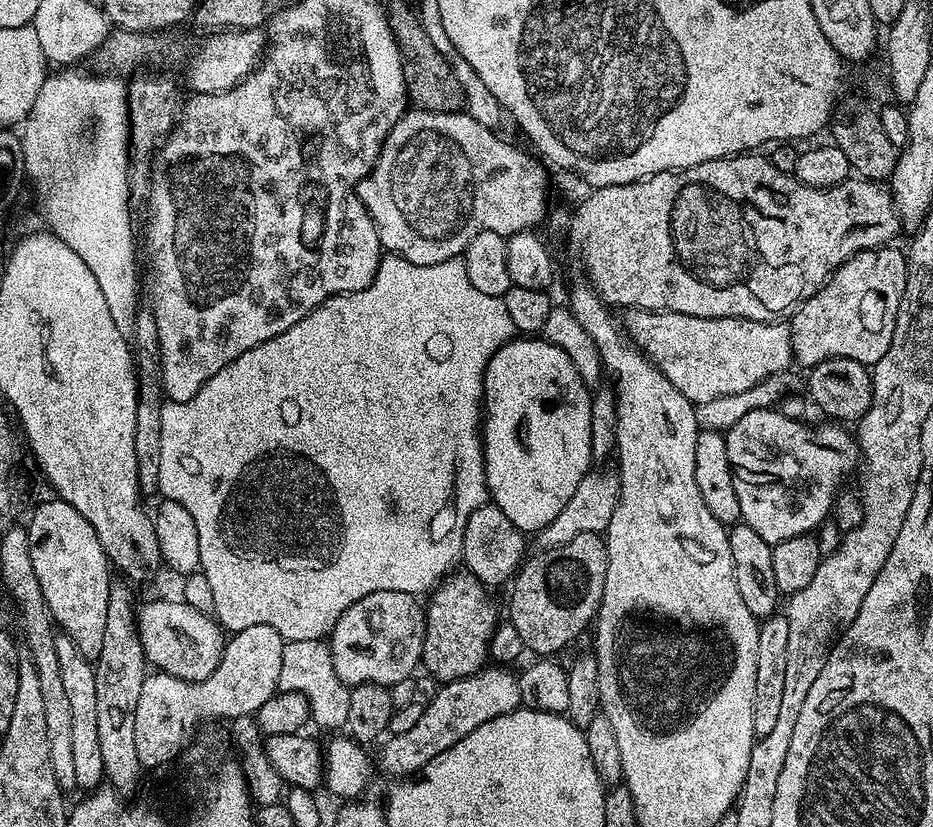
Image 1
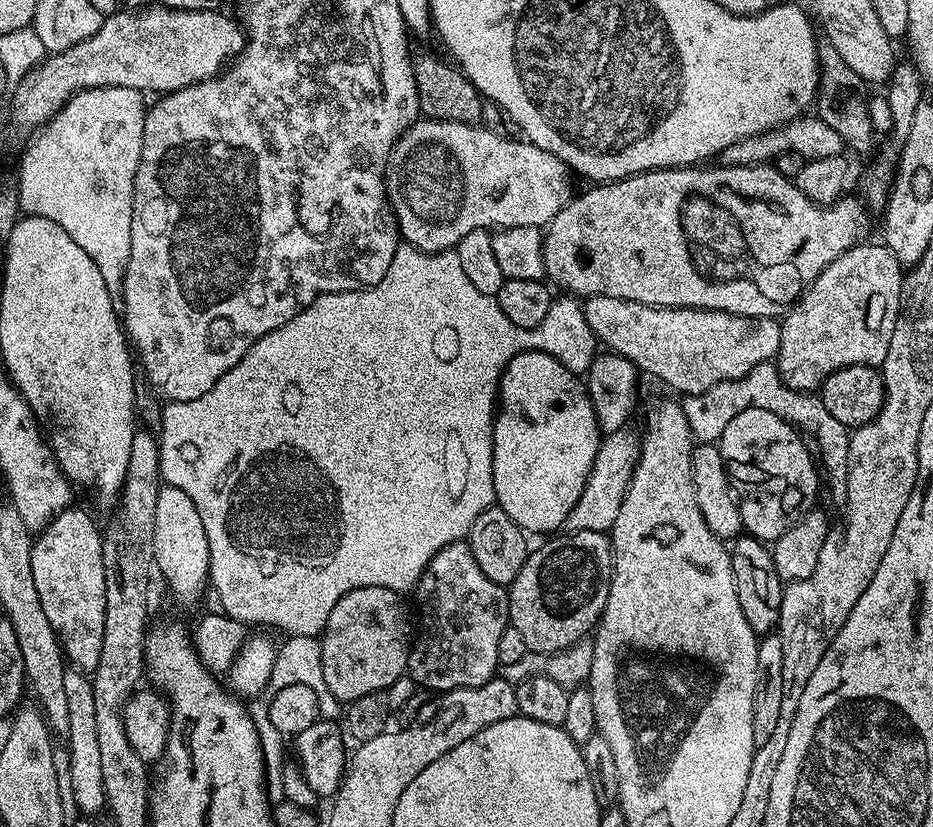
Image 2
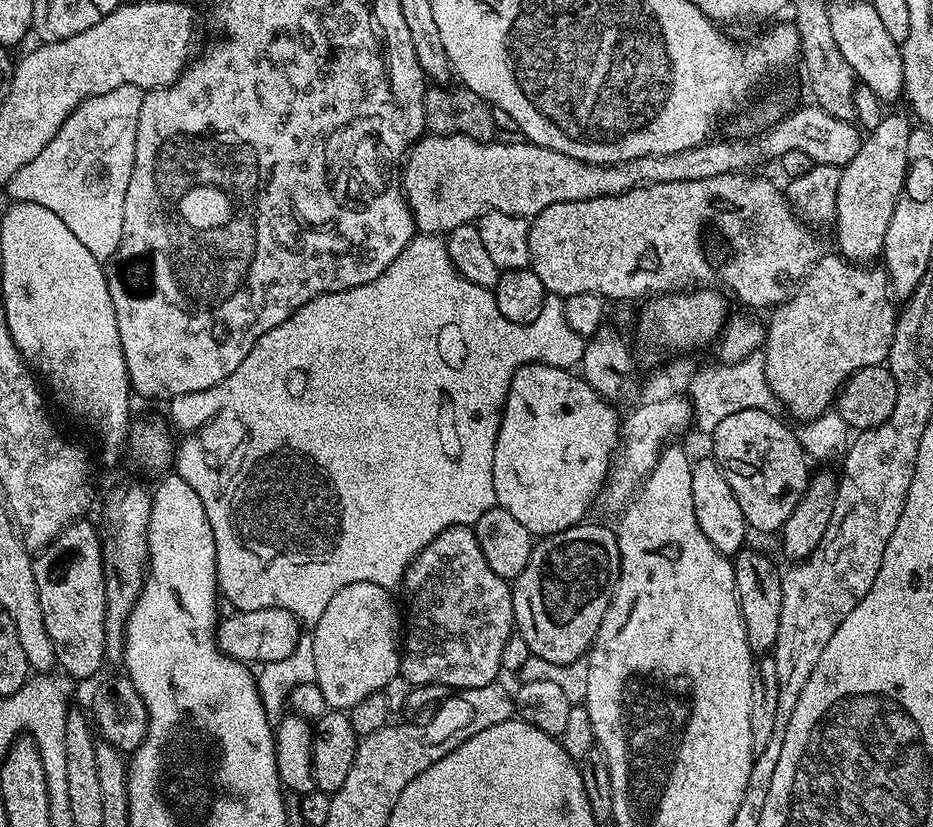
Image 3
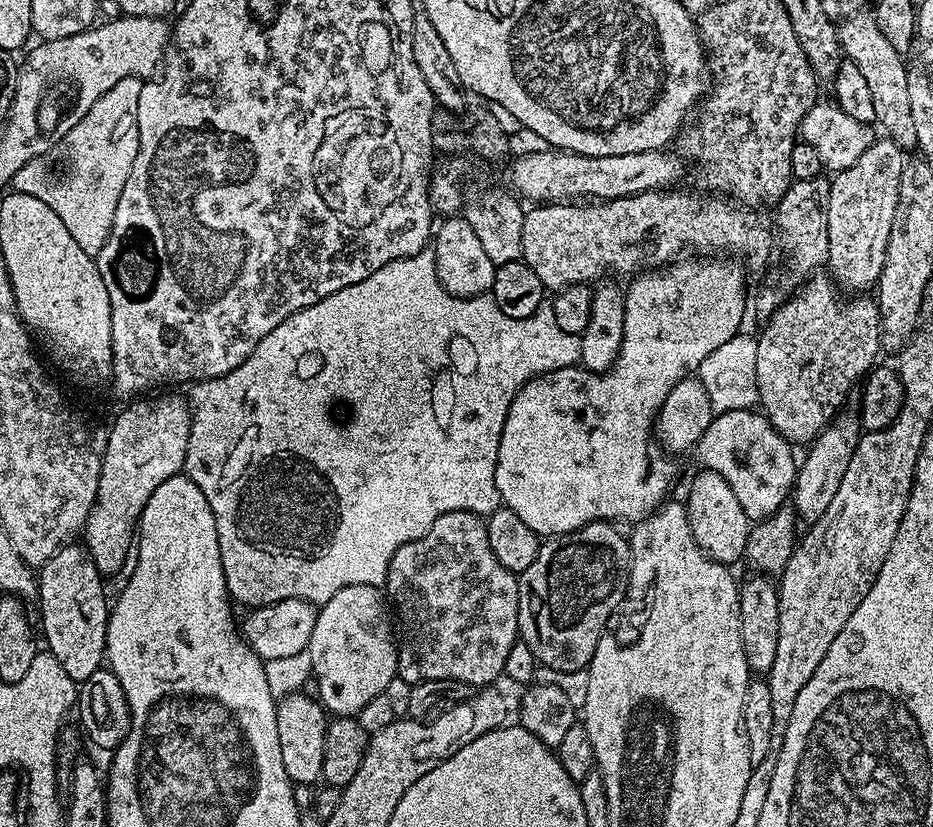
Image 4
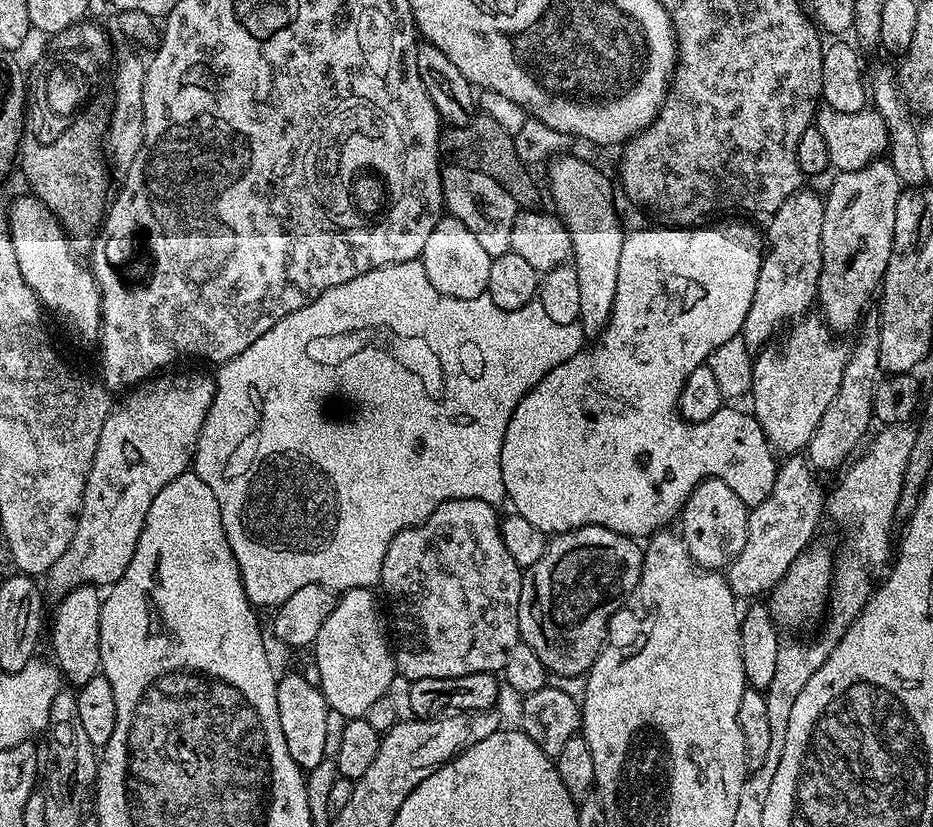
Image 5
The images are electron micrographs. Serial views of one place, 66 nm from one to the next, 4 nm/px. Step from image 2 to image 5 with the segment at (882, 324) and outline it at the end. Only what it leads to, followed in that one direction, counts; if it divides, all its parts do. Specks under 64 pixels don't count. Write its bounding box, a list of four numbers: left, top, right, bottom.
[750,314,849,454]

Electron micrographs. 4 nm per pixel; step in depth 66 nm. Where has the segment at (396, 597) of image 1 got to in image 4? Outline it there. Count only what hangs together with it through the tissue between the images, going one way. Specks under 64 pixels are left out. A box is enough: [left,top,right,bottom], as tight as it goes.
[307,583,399,717]

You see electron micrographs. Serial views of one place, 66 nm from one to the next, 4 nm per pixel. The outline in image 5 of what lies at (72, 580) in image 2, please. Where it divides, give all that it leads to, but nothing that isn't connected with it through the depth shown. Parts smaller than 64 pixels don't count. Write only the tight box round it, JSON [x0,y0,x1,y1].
[52,584,102,686]

